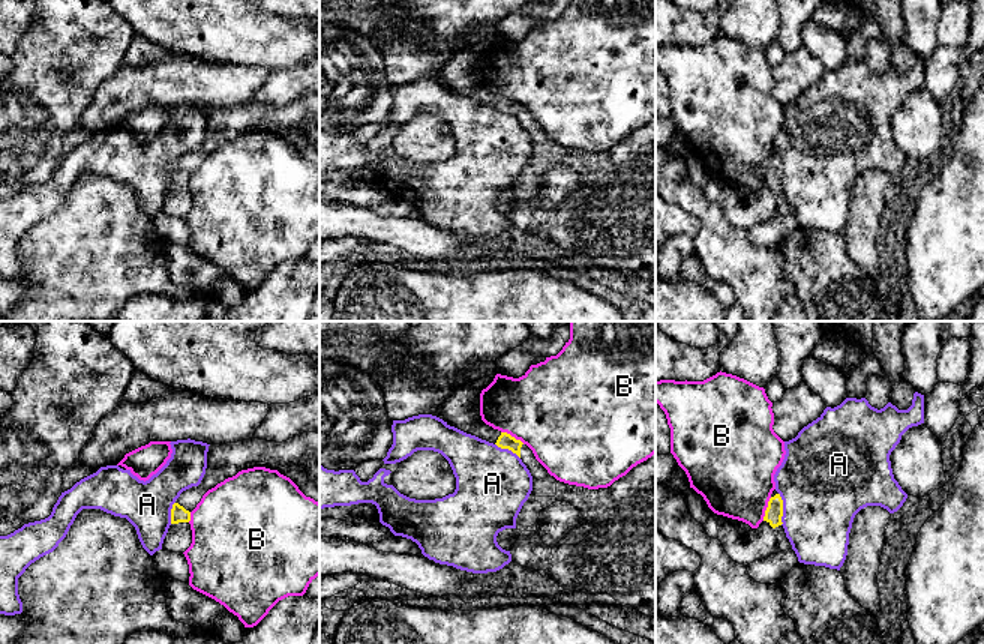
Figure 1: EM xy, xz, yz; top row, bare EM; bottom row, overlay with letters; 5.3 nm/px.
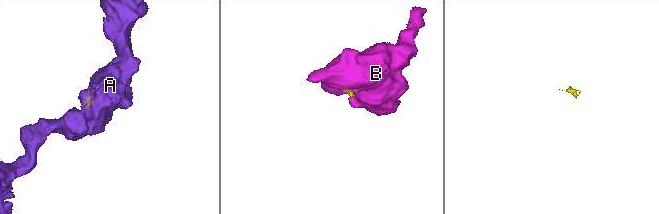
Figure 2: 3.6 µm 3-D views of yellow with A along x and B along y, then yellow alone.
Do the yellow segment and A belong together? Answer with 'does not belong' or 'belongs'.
does not belong

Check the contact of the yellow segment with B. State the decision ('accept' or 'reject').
reject

